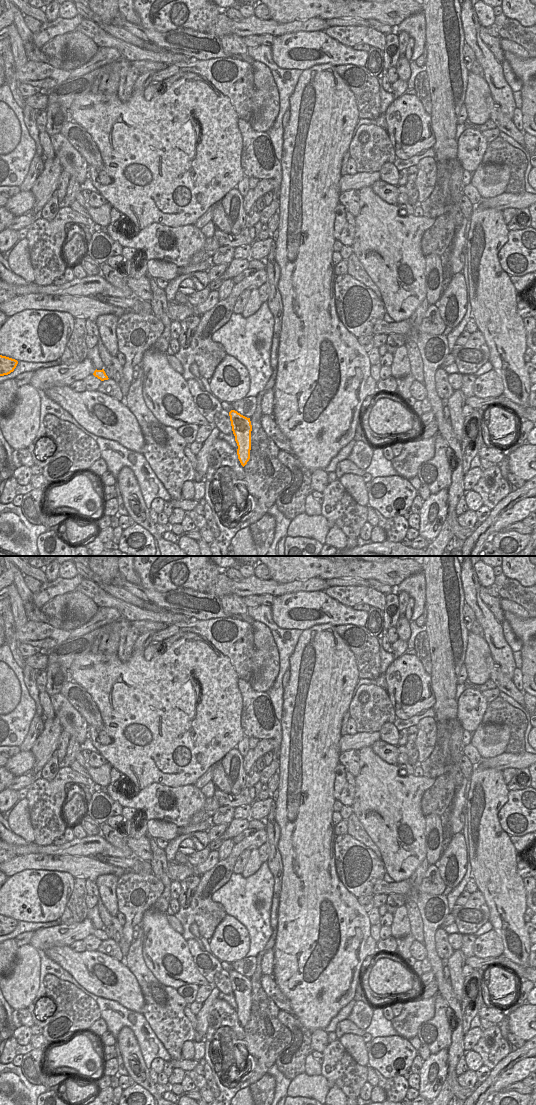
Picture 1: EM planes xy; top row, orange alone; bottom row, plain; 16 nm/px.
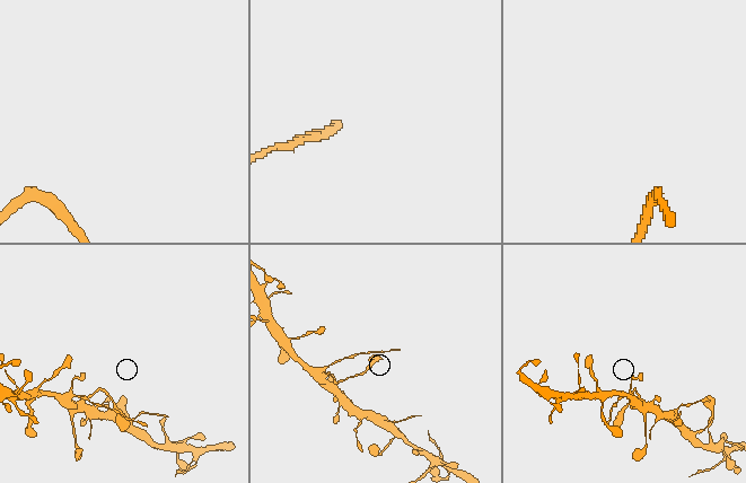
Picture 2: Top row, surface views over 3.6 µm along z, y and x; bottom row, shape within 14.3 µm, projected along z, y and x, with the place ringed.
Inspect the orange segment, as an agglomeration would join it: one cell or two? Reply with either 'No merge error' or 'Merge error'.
Merge error

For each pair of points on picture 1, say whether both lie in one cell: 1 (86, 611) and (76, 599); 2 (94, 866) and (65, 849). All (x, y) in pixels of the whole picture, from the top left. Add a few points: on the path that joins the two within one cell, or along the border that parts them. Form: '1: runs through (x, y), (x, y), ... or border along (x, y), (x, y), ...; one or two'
1: runs through (83, 608), (77, 602); one
2: border along (52, 855), (91, 856); two

